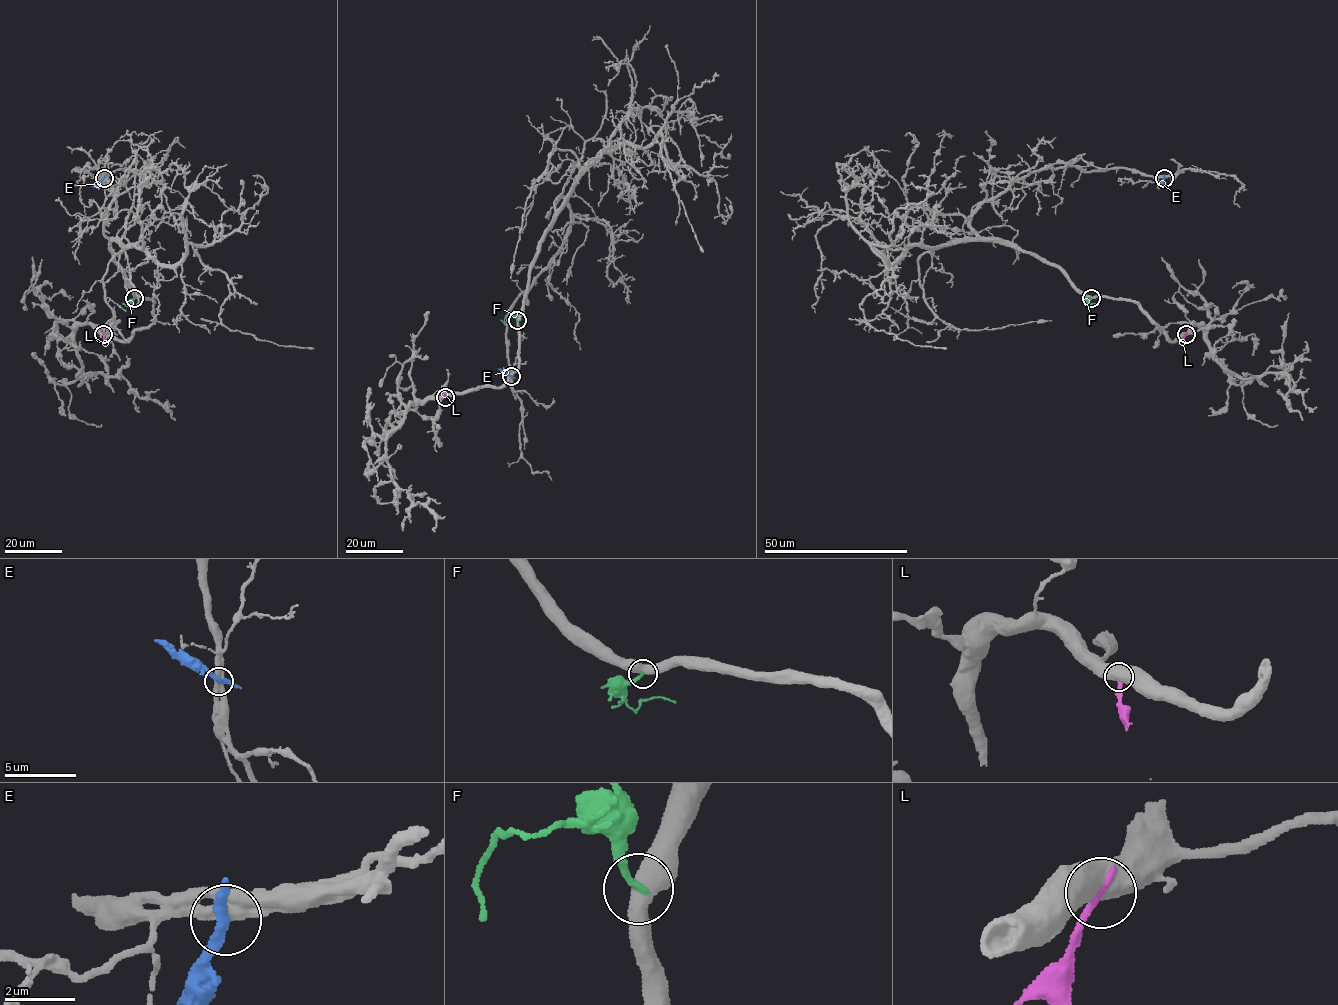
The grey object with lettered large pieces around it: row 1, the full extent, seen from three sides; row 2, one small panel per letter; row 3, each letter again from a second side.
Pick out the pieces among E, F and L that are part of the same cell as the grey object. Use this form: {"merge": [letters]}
{"merge": []}

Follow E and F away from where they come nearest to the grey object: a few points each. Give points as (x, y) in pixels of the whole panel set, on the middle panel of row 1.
E: (511, 376), (497, 368)
F: (517, 320), (508, 316), (505, 323)

